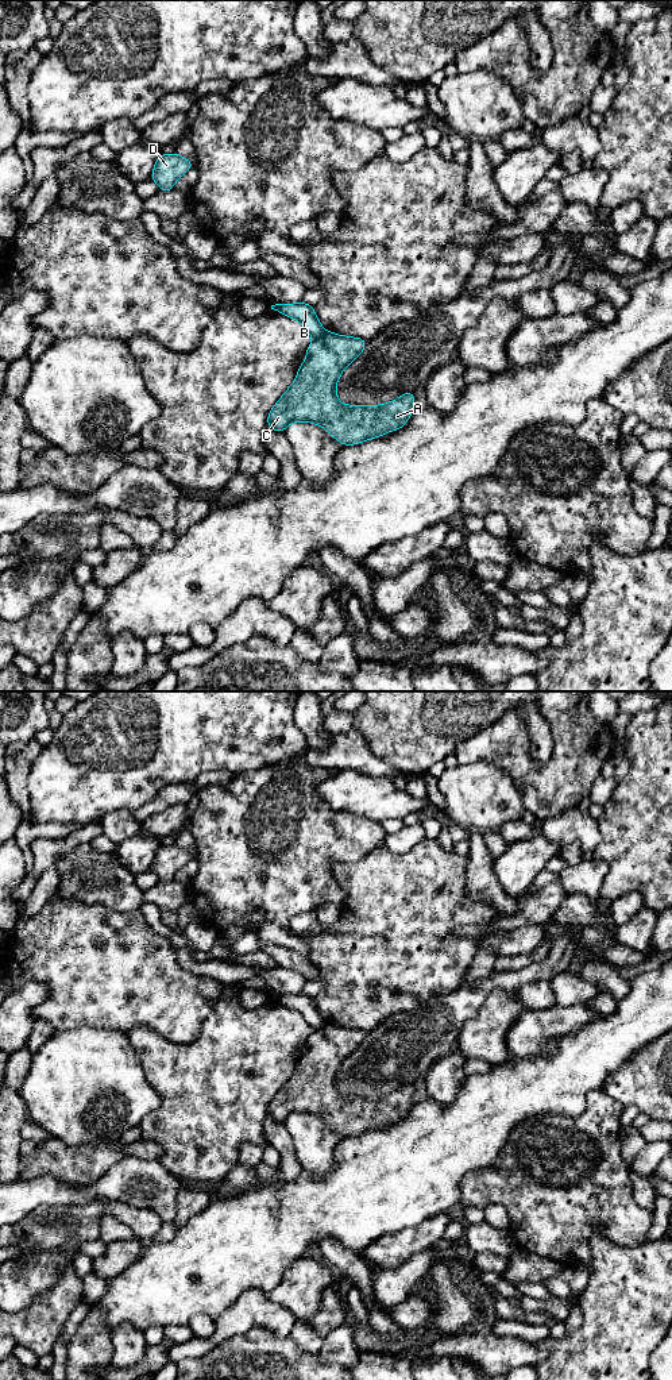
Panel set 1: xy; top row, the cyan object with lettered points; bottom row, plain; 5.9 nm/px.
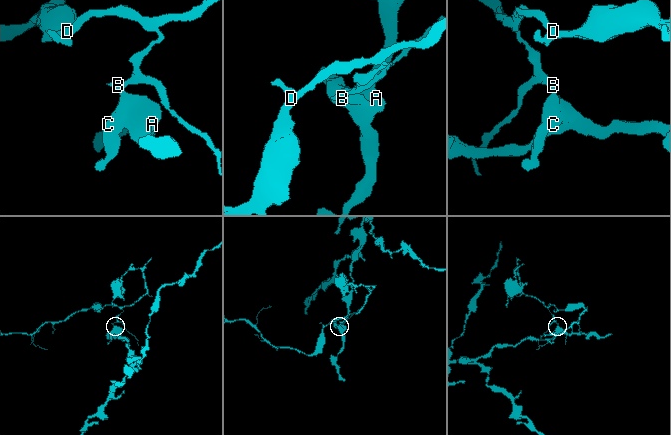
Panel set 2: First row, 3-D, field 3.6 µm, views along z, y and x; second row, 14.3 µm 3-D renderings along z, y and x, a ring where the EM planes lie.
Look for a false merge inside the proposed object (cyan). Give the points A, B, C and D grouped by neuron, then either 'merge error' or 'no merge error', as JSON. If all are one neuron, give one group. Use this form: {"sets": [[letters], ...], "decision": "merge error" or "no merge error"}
{"sets": [["A", "C"], ["B", "D"]], "decision": "merge error"}

